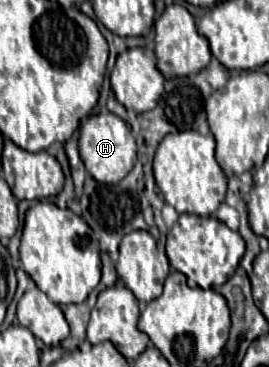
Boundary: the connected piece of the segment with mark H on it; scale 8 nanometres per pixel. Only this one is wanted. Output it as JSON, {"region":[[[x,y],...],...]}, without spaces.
{"region":[[[114,113],[104,115],[90,115],[80,125],[80,139],[78,139],[80,157],[86,165],[86,171],[98,179],[98,183],[118,183],[130,173],[130,167],[136,163],[136,143],[126,127],[126,123],[116,117]]]}

